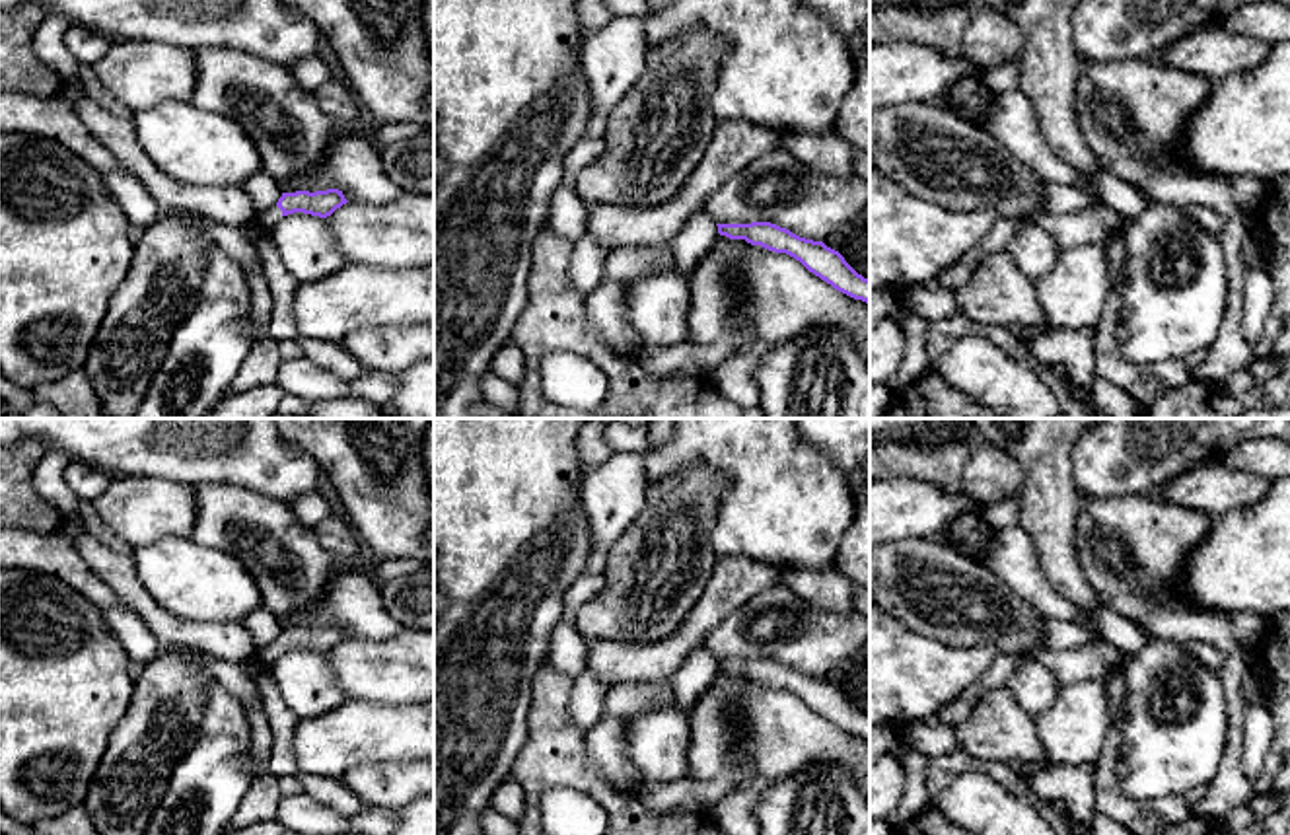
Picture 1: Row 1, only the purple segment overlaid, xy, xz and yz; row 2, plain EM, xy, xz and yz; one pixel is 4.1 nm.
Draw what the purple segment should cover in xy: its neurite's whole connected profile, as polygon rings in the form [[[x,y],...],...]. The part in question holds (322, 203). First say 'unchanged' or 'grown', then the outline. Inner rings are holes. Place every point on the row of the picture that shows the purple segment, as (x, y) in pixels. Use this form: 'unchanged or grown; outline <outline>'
grown; outline [[[327,189],[327,191],[296,191],[296,193],[282,193],[278,202],[257,214],[253,218],[255,230],[269,236],[269,232],[288,214],[304,212],[319,218],[331,216],[337,208],[346,204],[342,191],[339,189]]]

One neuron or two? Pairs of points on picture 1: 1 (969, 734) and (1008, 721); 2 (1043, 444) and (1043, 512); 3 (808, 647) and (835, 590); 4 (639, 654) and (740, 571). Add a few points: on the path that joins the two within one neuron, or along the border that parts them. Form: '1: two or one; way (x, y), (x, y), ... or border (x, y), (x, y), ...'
1: one; way (979, 734), (999, 728)
2: one; way (1043, 462), (1043, 495)
3: two; border (787, 584), (812, 604), (849, 616)
4: one; way (666, 654), (720, 598)

